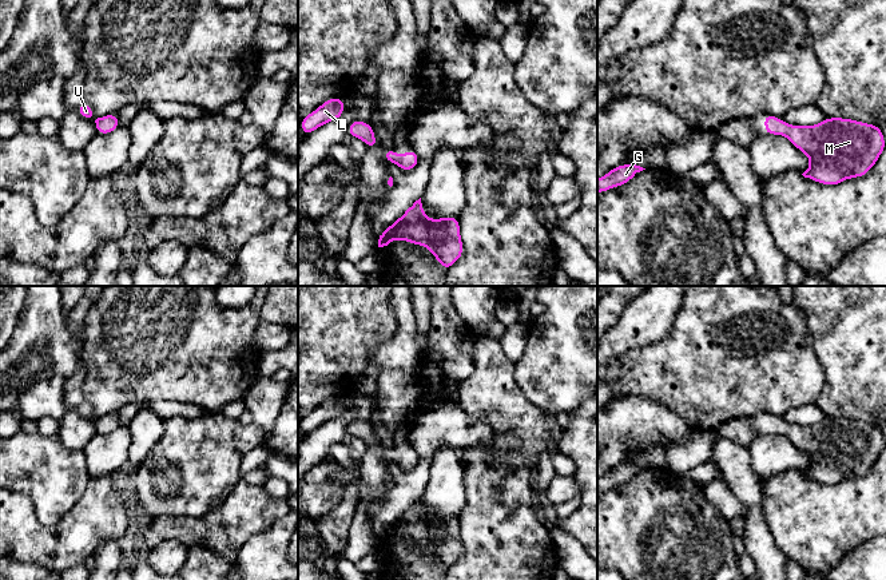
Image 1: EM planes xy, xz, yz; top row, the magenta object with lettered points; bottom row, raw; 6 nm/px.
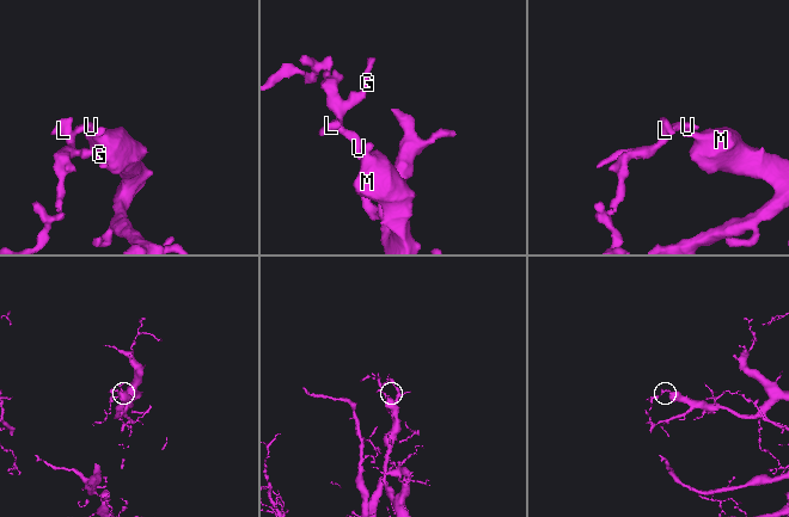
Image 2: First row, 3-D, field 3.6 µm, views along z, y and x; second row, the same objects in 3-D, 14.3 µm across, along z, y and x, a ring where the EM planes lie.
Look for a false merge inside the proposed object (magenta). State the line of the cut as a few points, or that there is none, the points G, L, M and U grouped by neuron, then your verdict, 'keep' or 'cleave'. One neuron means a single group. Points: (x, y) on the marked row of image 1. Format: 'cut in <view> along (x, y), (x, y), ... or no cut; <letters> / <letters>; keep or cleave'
no cut; G L M U; keep

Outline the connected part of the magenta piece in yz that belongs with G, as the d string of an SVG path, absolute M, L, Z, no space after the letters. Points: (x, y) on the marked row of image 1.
M628 163L620 164L597 179L597 194L628 183L637 172L645 168Z

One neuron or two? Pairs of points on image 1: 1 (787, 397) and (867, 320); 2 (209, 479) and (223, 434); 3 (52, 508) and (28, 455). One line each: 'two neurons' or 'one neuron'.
1: two neurons
2: one neuron
3: one neuron

